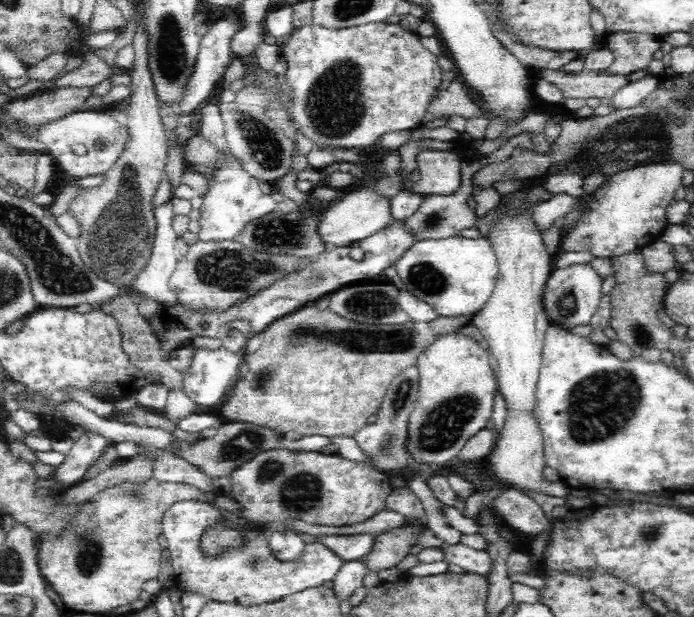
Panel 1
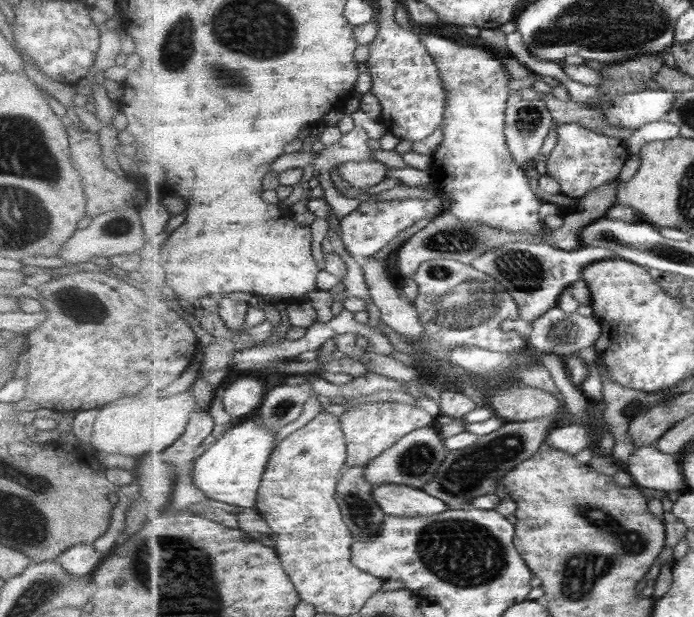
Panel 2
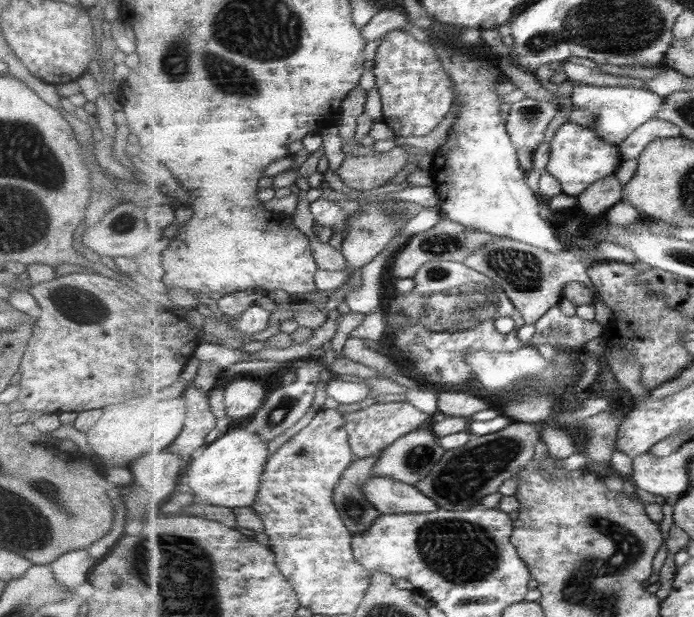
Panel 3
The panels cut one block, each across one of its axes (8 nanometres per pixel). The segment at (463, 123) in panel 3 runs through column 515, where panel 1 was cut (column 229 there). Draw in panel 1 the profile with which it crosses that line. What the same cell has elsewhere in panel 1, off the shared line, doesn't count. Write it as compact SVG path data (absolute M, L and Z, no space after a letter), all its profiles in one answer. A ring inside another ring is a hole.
M226 144L224 150L218 150L216 164L208 166L214 172L214 178L208 179L208 192L202 196L200 230L197 240L206 242L220 242L234 240L234 237L250 222L276 209L277 202L270 196L264 194L259 186L258 180L250 176L237 161L233 151Z

